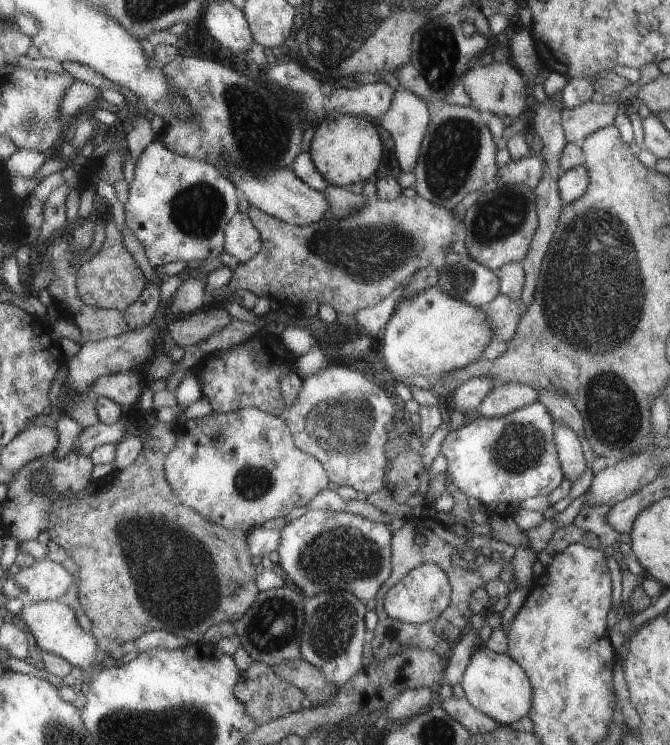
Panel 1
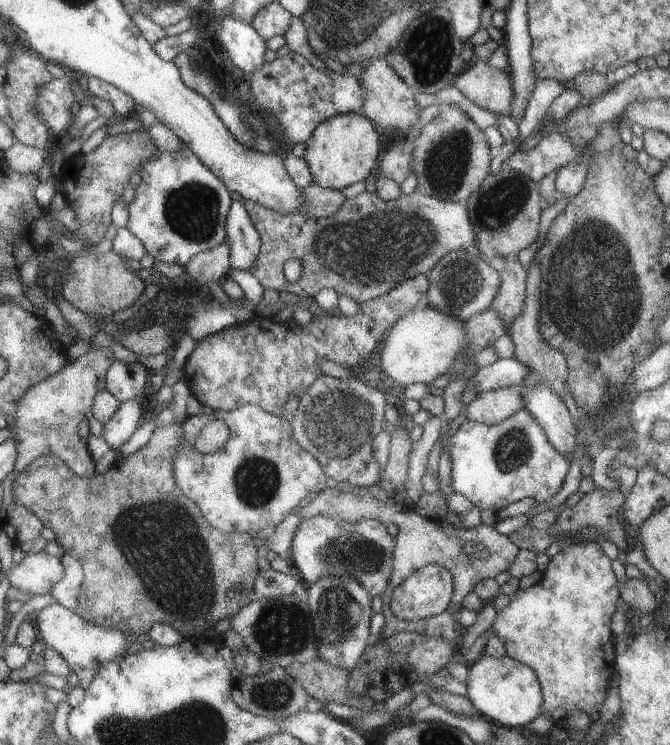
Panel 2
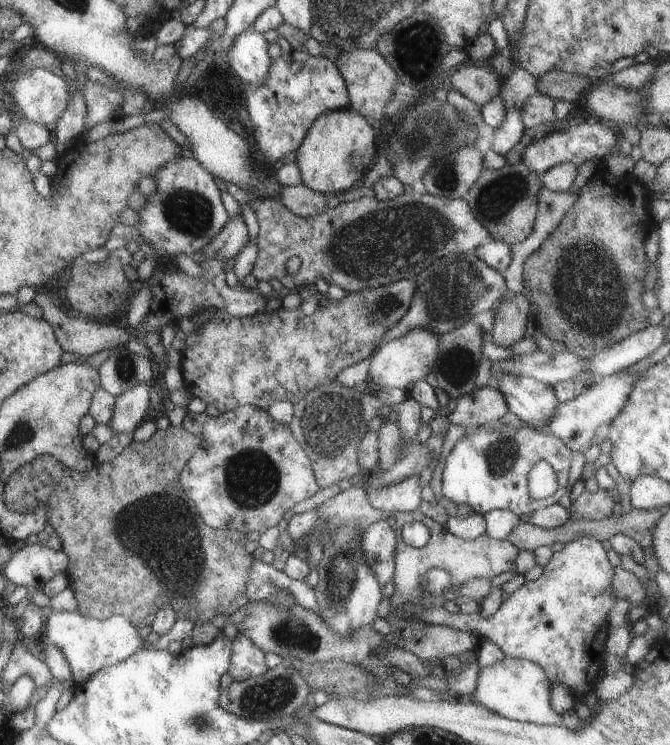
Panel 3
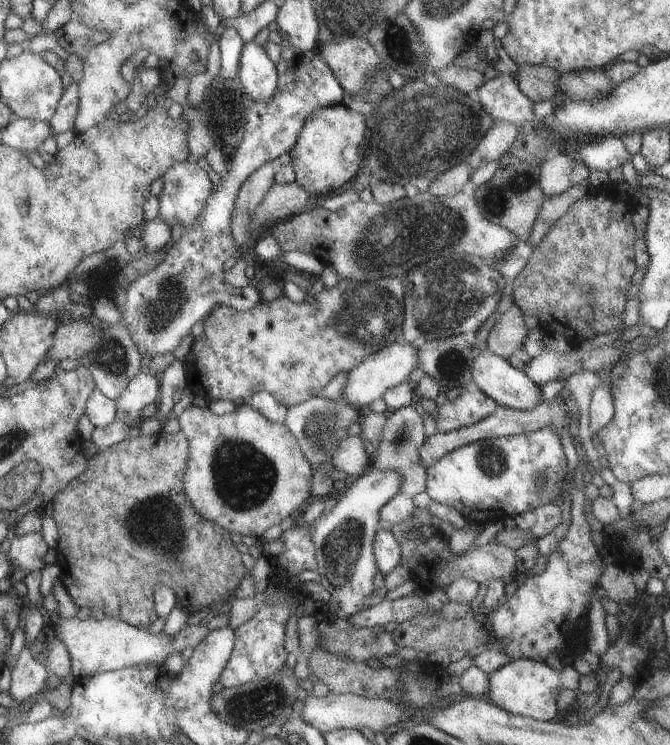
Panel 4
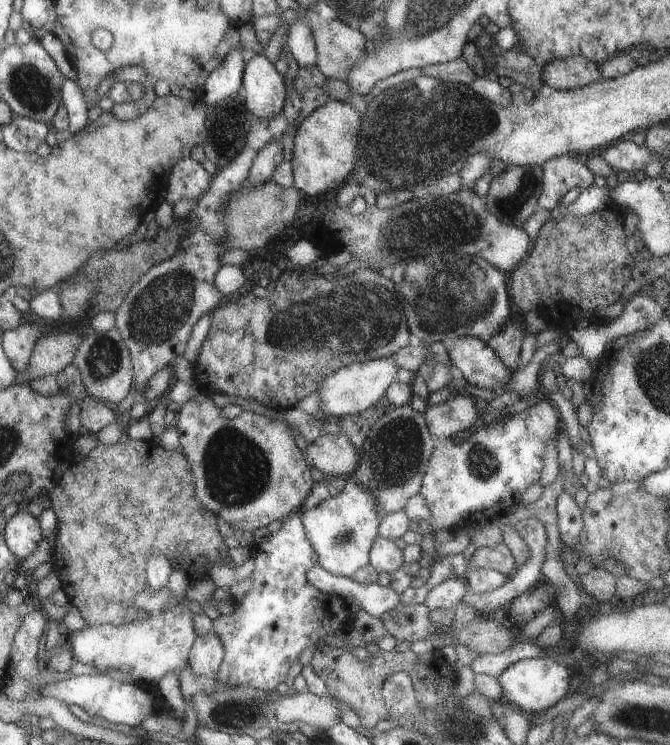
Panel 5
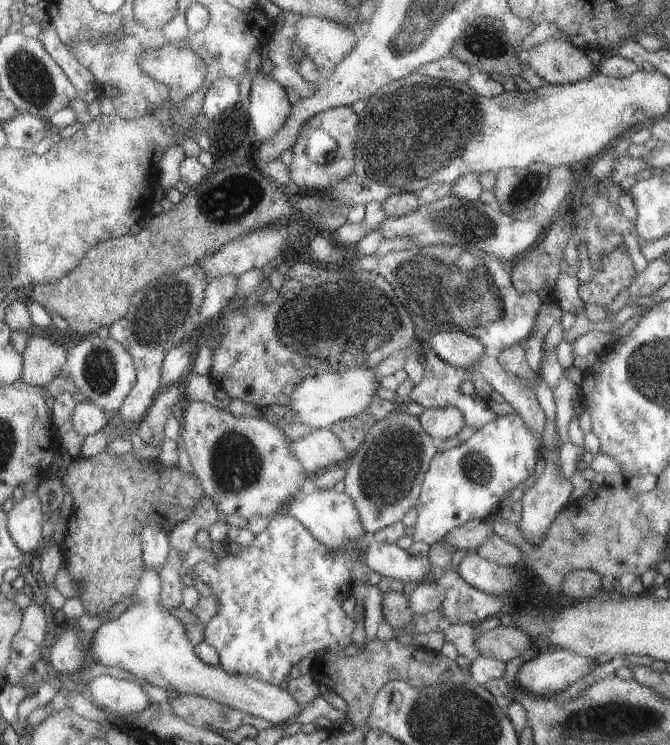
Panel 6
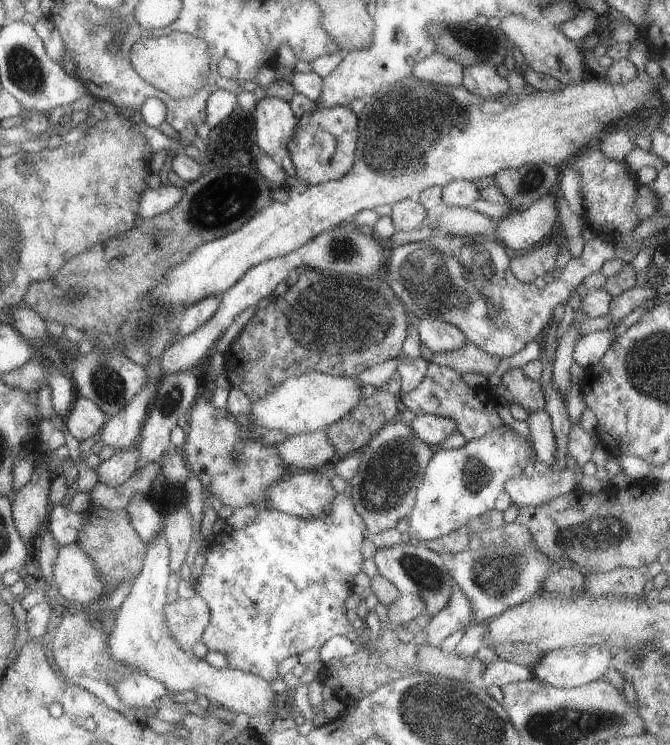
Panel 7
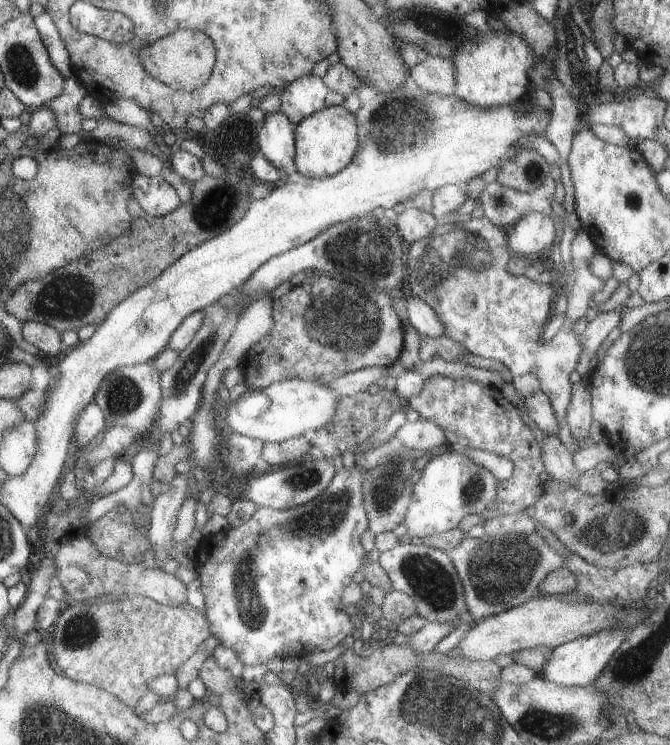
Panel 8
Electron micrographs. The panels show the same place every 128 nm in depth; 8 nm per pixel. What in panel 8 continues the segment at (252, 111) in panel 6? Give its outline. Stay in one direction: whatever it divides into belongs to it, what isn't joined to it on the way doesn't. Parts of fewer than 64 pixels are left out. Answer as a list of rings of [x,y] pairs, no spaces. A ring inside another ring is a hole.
[[[279,110],[264,114],[256,134],[257,153],[275,168],[284,169],[289,162],[292,162],[295,127]]]

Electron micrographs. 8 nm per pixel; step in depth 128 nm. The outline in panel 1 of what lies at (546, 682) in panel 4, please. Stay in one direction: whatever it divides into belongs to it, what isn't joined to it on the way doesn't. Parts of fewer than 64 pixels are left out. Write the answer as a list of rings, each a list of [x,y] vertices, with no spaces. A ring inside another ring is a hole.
[[[478,645],[469,656],[459,685],[467,703],[499,725],[510,726],[513,722],[527,717],[531,709],[532,689],[527,676],[505,653],[490,652]]]

